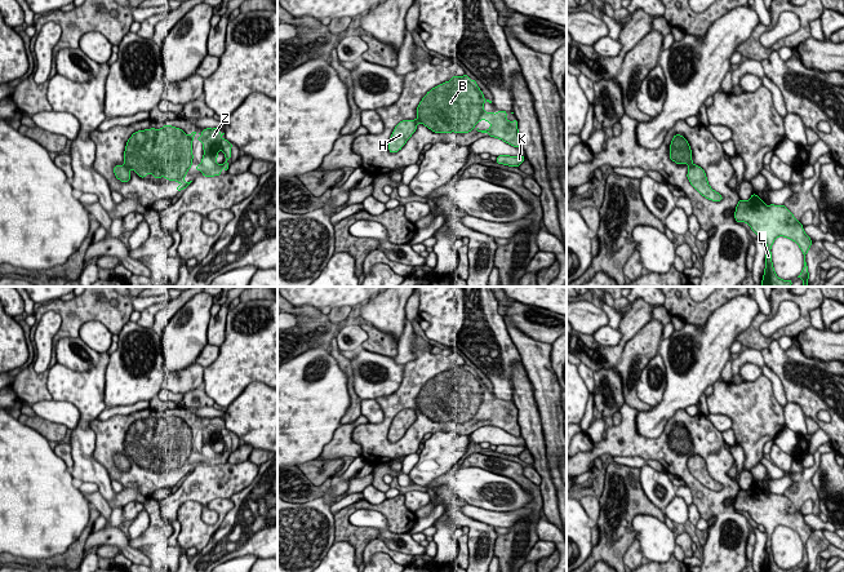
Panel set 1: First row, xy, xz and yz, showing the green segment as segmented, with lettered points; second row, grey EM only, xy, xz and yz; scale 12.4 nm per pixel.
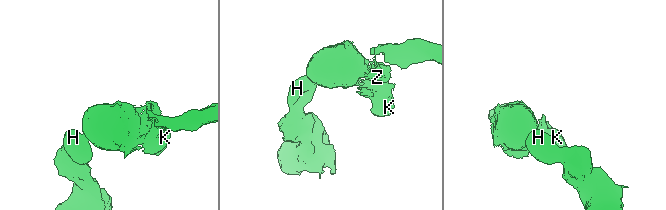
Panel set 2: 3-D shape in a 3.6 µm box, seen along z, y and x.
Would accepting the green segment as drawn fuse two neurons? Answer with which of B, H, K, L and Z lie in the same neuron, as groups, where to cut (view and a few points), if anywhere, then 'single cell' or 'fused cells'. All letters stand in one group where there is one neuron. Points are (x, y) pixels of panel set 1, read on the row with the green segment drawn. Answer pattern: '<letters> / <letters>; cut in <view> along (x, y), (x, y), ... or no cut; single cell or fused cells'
B K Z / H L; cut in yz along (689, 164), (692, 165); fused cells

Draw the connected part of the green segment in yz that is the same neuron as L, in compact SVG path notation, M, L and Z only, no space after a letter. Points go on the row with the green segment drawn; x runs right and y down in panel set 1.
M752 194L747 201L739 199L734 218L738 223L746 222L751 230L763 236L767 243L765 270L761 287L791 287L792 280L779 279L773 269L770 248L778 236L785 236L795 241L804 256L804 267L798 276L804 280L801 287L807 287L809 272L805 262L807 252L812 245L810 238L804 232L803 225L796 221L794 214L785 205L765 205L756 194Z

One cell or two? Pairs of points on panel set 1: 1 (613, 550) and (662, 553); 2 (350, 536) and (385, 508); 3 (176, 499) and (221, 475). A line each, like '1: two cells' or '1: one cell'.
1: two cells
2: one cell
3: one cell

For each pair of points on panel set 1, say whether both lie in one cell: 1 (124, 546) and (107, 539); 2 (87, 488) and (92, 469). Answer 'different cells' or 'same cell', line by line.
1: same cell
2: different cells

